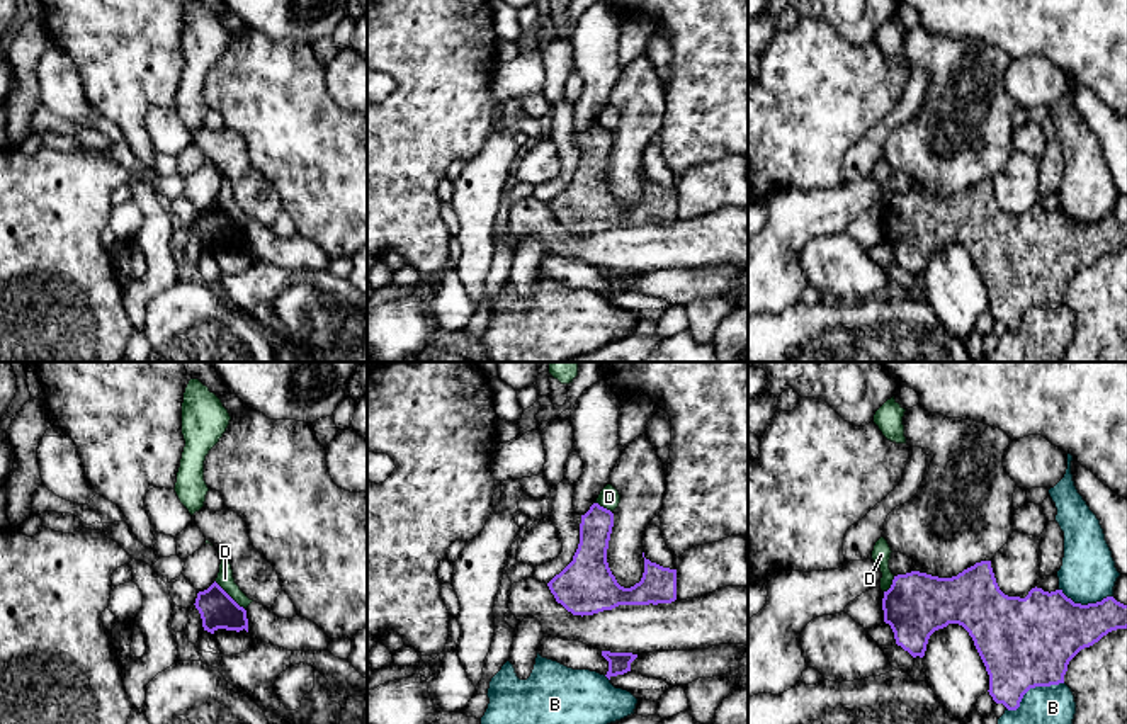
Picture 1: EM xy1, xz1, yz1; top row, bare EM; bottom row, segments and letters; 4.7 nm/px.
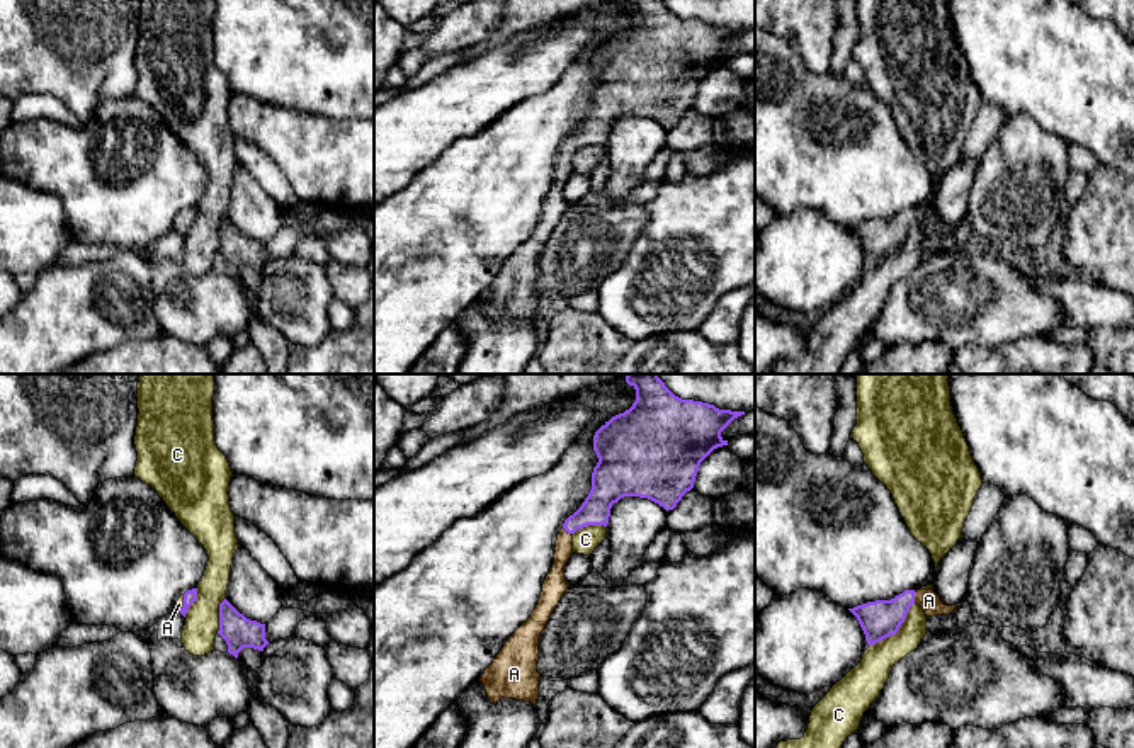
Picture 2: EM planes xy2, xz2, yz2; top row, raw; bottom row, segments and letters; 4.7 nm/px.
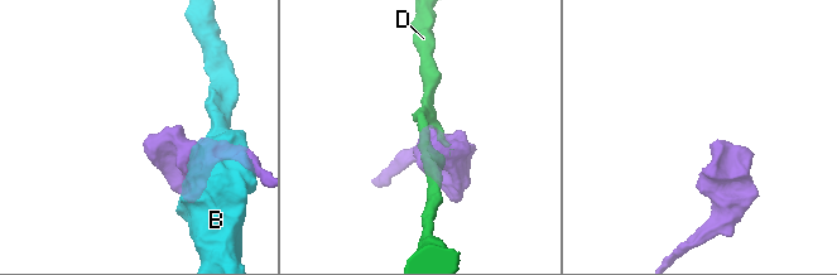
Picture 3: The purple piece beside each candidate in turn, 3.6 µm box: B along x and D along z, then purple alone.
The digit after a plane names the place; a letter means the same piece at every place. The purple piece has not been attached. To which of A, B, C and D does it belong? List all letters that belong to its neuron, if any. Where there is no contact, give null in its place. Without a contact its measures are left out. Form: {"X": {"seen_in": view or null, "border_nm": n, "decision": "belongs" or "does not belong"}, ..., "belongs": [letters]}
{"A": {"seen_in": "yz2", "border_nm": 60, "decision": "belongs"}, "B": {"seen_in": "yz1", "border_nm": 300, "decision": "does not belong"}, "C": {"seen_in": "yz2", "border_nm": 300, "decision": "does not belong"}, "D": {"seen_in": "xy1", "border_nm": 190, "decision": "does not belong"}, "belongs": ["A"]}

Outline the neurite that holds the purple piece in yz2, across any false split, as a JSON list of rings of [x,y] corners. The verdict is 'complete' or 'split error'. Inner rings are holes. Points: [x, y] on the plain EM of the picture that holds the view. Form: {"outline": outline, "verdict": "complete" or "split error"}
{"outline": [[[930,207],[904,209],[891,219],[867,221],[848,230],[857,236],[867,264],[872,265],[899,250],[913,223],[920,224],[927,236],[949,235],[957,228],[957,223],[945,224]]], "verdict": "split error"}

